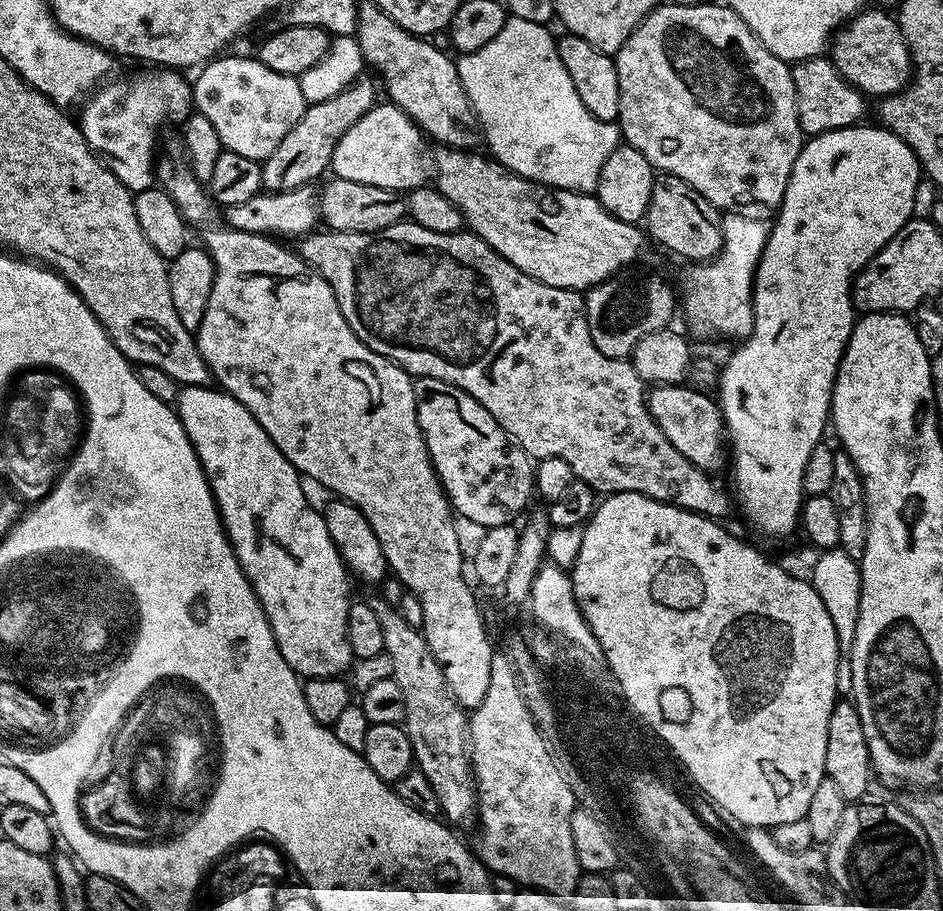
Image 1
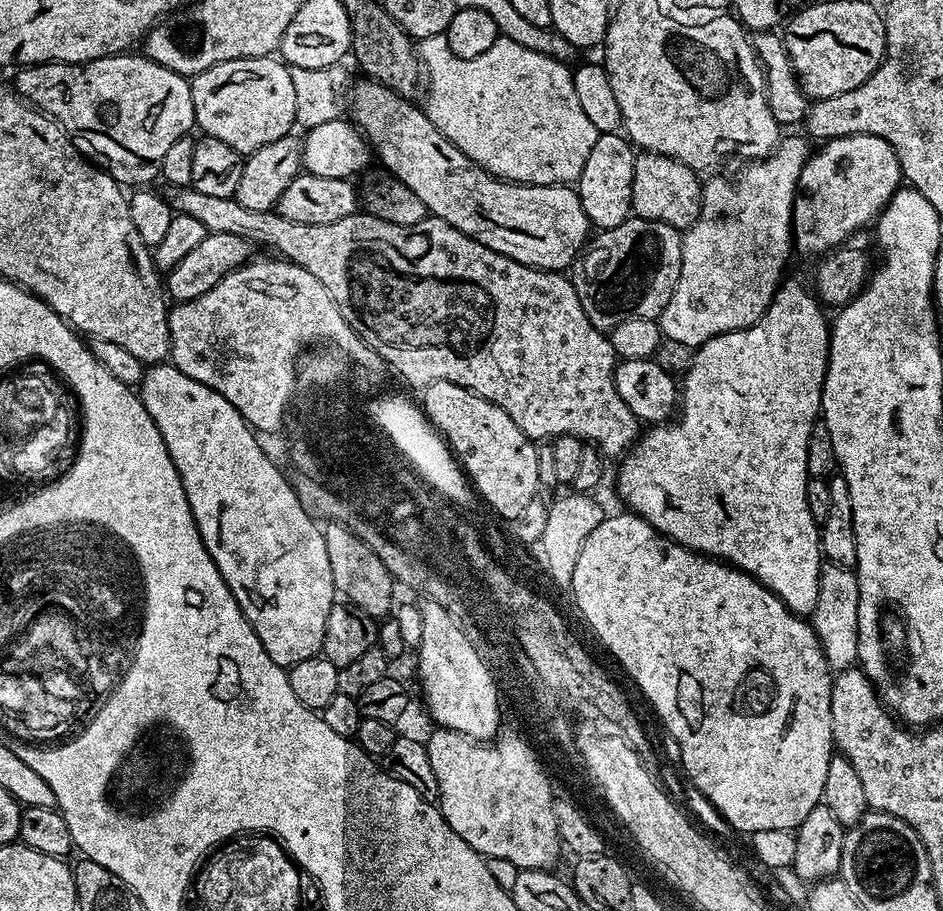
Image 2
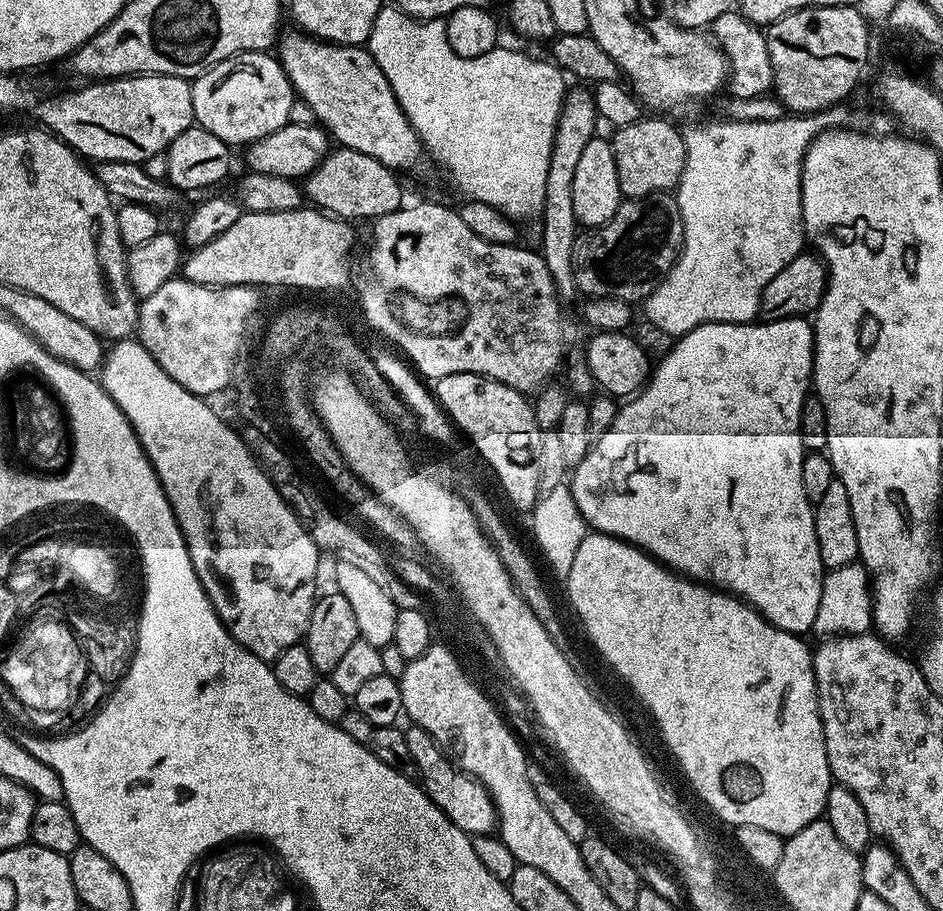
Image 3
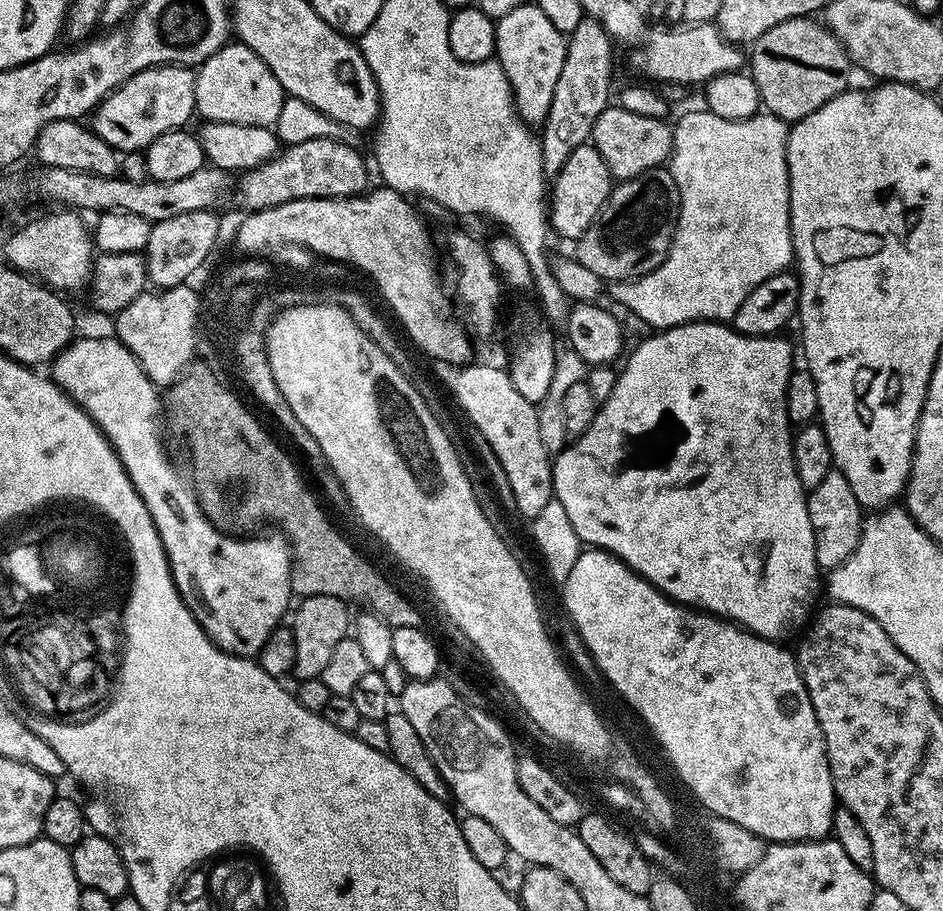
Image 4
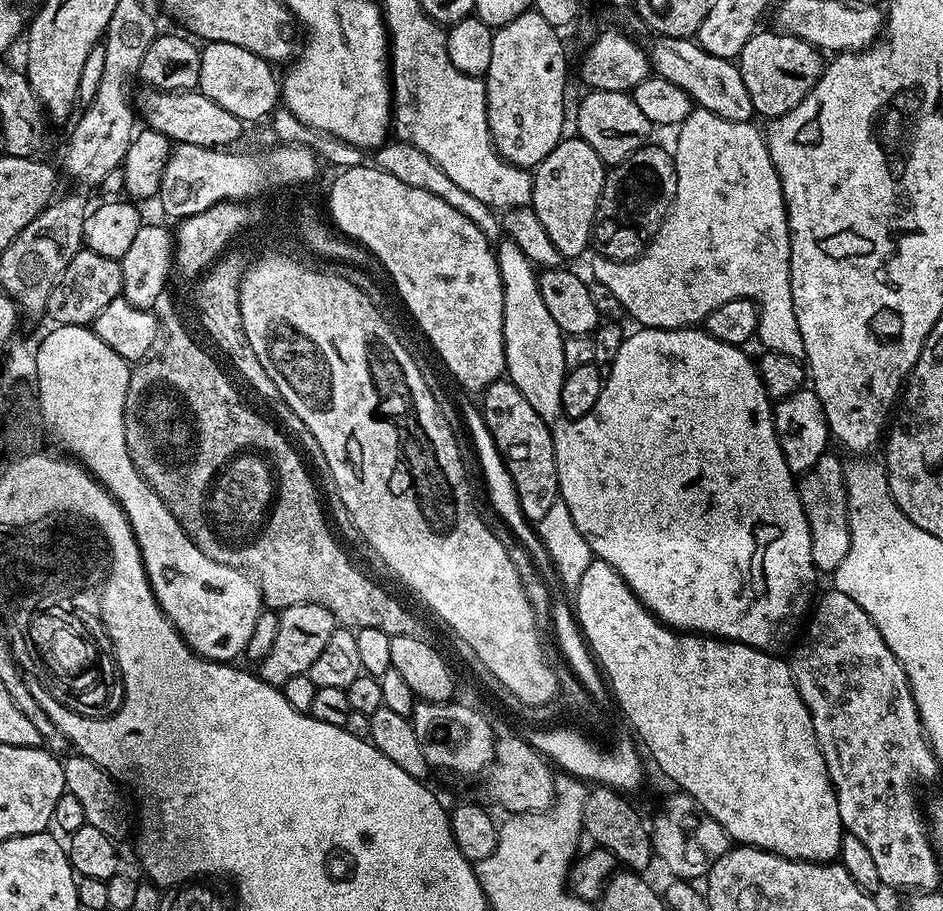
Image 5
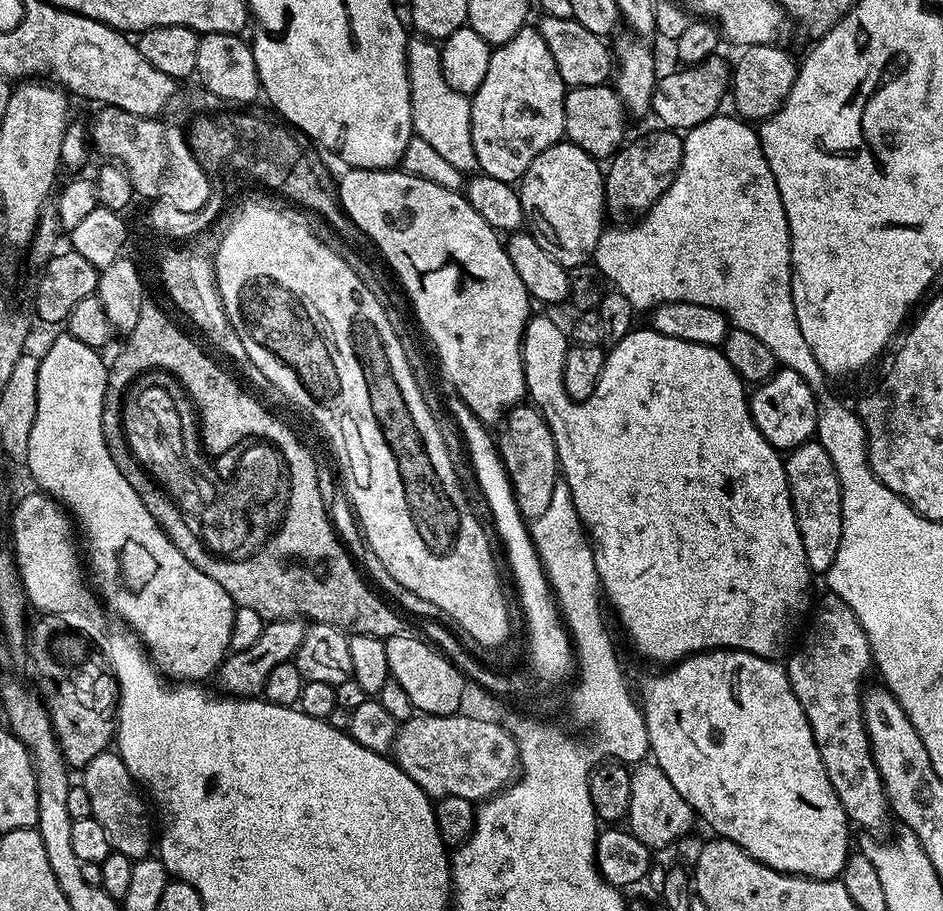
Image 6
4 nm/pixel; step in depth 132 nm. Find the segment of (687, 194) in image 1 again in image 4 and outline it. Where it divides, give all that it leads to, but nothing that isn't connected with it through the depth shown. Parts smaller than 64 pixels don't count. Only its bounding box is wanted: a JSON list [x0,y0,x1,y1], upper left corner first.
[590,106,673,181]

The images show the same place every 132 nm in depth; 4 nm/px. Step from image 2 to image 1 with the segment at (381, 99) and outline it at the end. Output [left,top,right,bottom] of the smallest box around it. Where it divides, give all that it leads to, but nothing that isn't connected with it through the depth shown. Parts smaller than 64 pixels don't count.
[435,146,645,290]

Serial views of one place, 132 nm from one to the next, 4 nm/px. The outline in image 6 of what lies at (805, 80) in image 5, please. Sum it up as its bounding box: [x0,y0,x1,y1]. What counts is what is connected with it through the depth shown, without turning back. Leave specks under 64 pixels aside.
[730,44,798,122]

